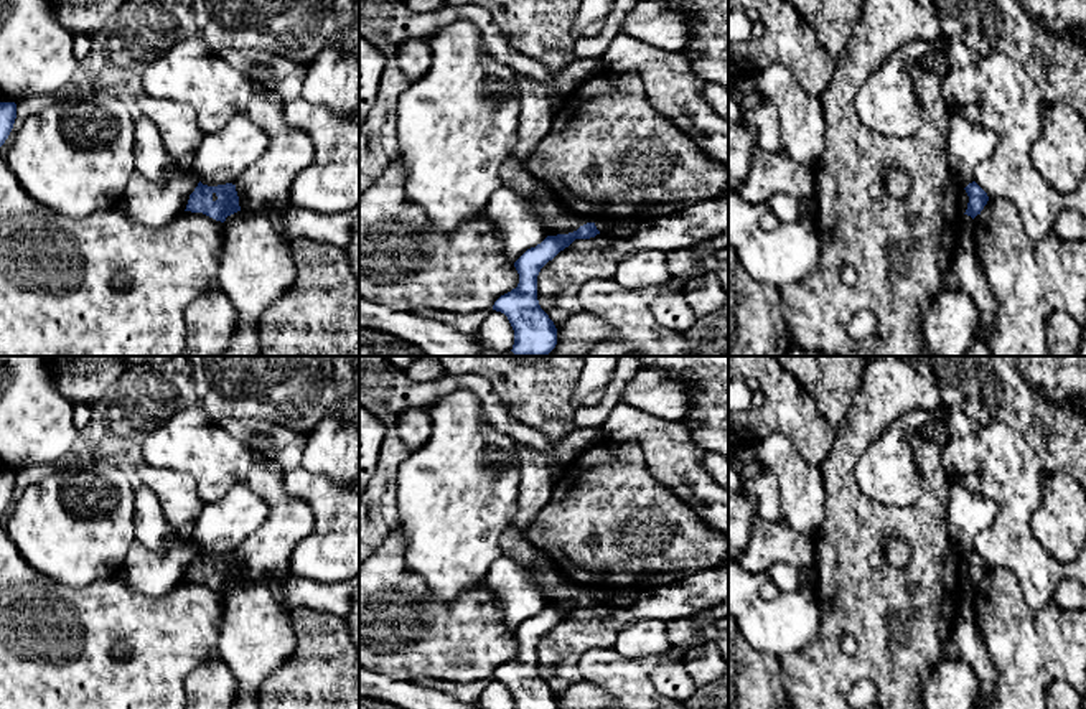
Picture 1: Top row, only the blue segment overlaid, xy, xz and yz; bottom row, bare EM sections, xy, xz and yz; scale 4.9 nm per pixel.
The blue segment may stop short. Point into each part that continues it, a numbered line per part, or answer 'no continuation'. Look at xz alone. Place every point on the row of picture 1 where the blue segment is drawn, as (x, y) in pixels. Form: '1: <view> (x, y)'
no continuation

